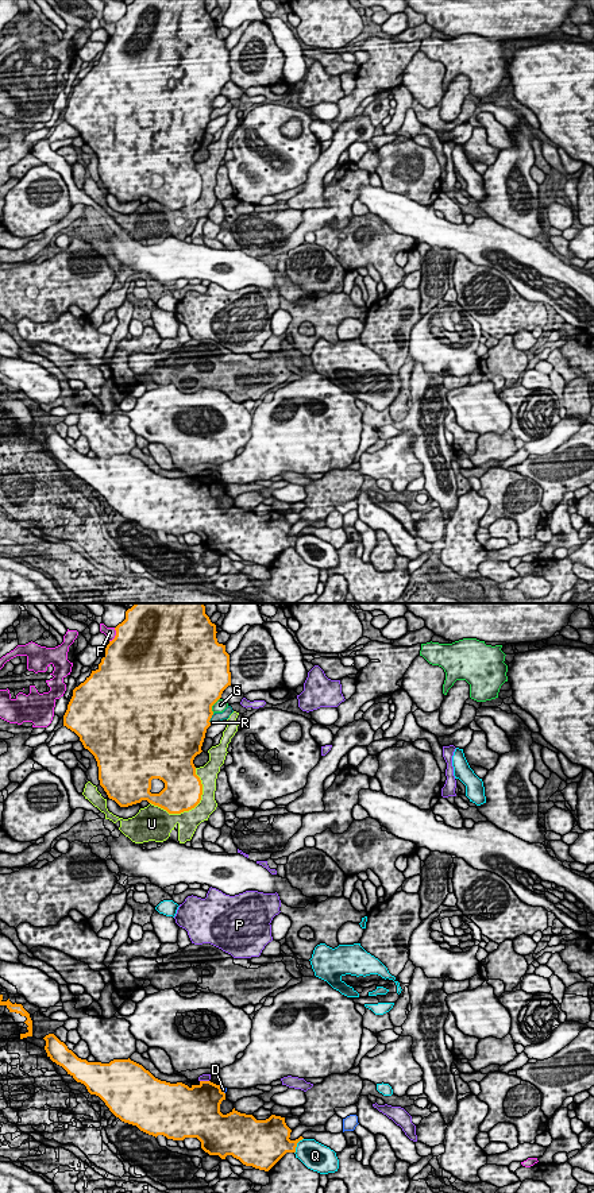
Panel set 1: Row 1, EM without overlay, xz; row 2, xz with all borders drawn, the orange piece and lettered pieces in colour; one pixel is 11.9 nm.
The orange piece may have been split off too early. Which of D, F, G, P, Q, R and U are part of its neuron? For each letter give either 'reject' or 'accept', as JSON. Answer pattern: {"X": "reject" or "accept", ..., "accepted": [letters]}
{"D": "reject", "F": "reject", "G": "reject", "P": "reject", "Q": "reject", "R": "reject", "U": "reject", "accepted": []}

